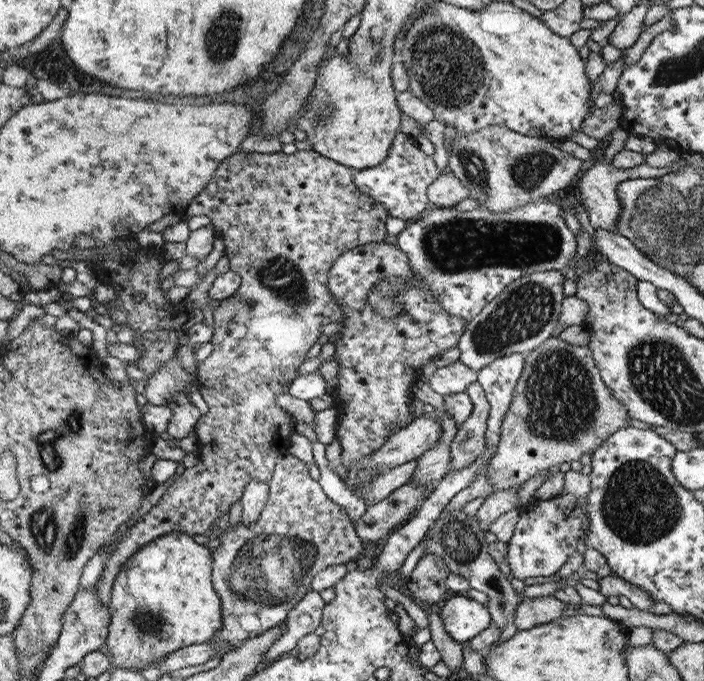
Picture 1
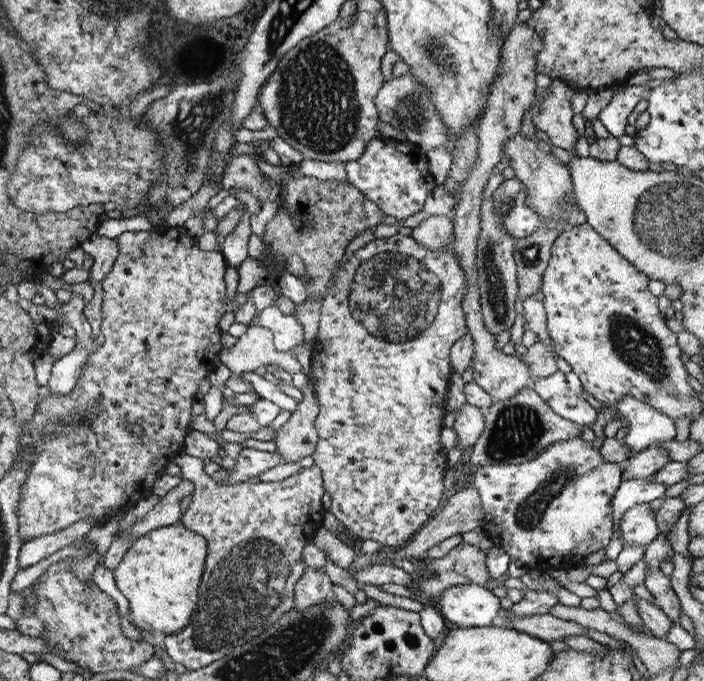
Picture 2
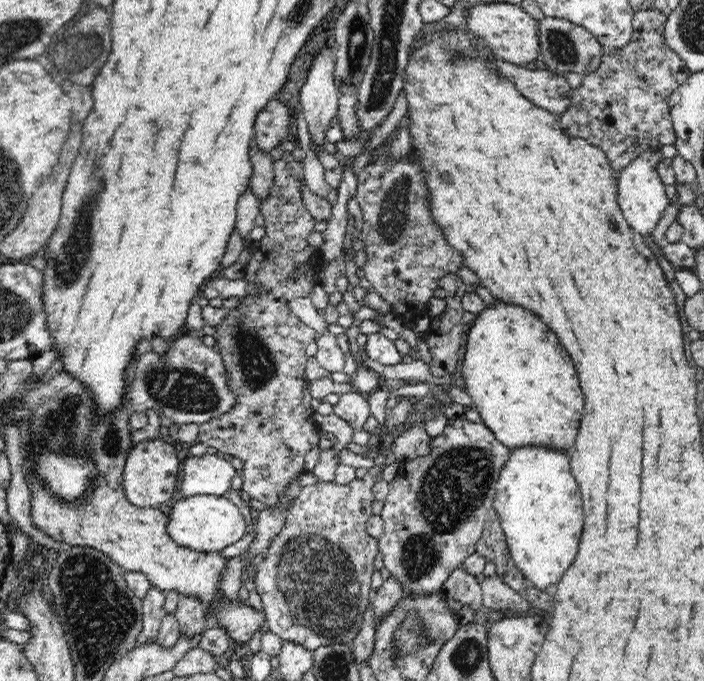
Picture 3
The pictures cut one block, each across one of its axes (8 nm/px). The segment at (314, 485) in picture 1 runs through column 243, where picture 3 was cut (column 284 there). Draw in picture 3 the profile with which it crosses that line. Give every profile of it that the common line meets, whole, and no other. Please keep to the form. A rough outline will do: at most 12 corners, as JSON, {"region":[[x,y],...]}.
{"region":[[381,474],[300,489],[257,564],[266,623],[350,644],[373,595]]}

